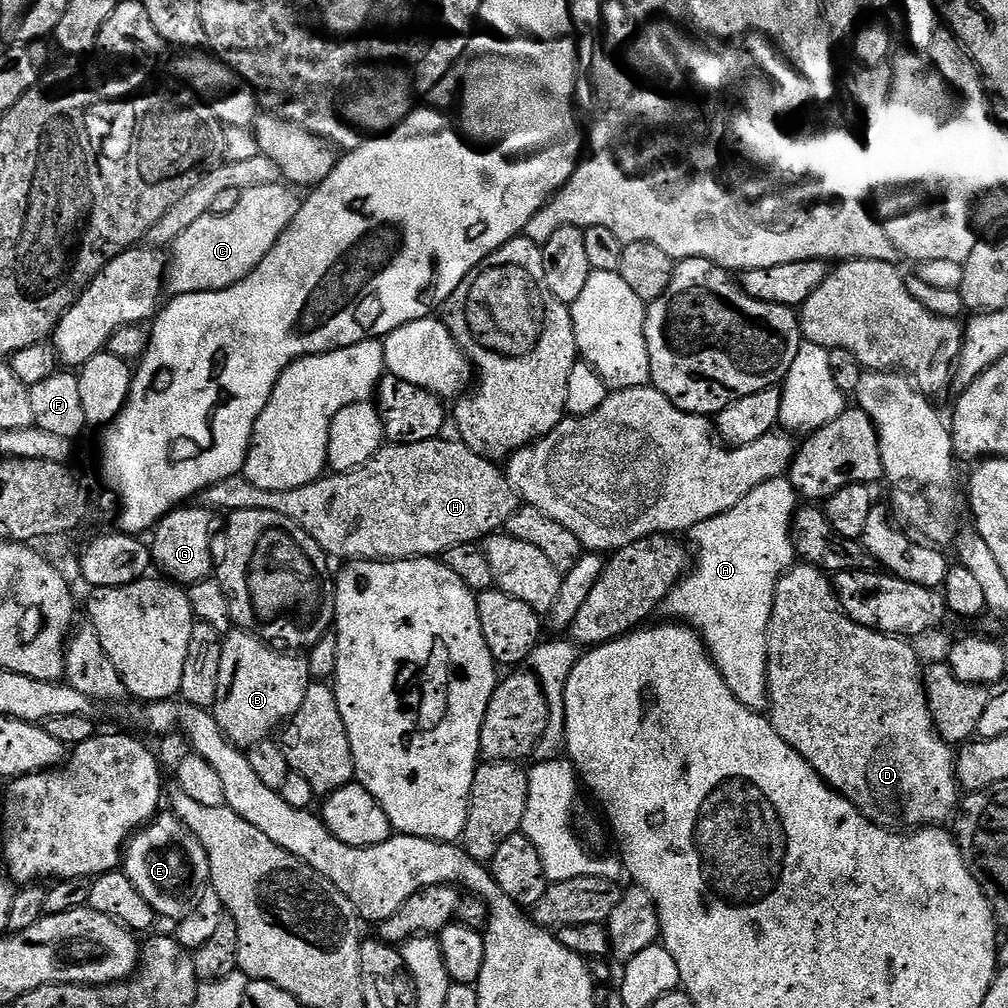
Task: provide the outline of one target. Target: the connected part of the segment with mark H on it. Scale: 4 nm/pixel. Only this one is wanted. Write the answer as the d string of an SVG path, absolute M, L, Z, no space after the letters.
M459 439L393 444L349 472L332 472L298 490L258 490L244 475L214 482L198 500L213 513L270 510L290 518L329 557L353 560L436 558L450 546L474 544L499 533L522 507L499 463L474 454Z

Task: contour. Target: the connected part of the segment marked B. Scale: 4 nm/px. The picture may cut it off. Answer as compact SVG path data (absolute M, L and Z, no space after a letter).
M233 630L223 637L223 641L222 666L218 669L218 694L214 715L224 737L237 748L247 750L250 746L269 739L281 725L292 719L298 706L302 706L302 698L306 698L306 690L308 685L313 683L313 678L308 669L308 661L303 655L277 650L271 643L250 632Z

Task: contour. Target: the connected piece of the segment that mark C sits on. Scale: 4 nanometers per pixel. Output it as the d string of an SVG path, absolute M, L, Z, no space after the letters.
M287 183L271 184L270 186L254 186L240 194L238 206L230 210L230 214L211 214L198 218L194 226L190 226L170 245L170 255L166 260L166 288L172 296L194 294L195 292L213 292L234 286L246 278L270 254L274 242L294 222L294 214L298 214L301 197Z

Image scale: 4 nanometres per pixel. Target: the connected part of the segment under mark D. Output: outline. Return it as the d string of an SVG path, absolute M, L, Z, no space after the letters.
M797 562L785 572L776 583L776 593L772 599L772 617L768 627L768 706L766 715L774 730L809 766L824 779L834 791L845 796L855 808L879 828L889 830L915 830L925 826L940 826L957 811L962 799L962 789L956 783L956 752L938 734L928 705L928 695L924 693L924 668L920 656L911 648L907 639L888 636L885 632L875 632L866 626L858 626L844 613L840 598L836 595L833 581L813 564Z

